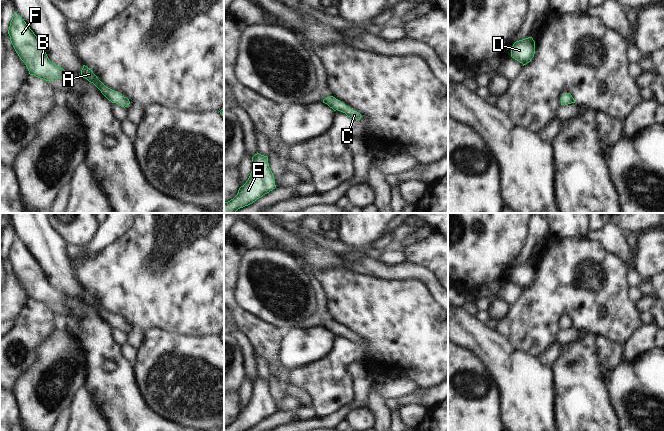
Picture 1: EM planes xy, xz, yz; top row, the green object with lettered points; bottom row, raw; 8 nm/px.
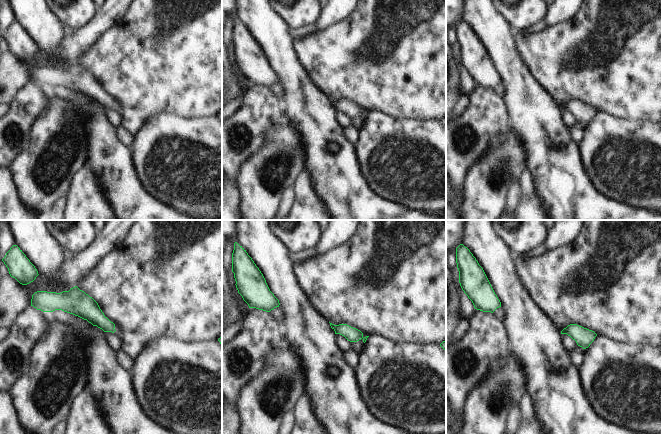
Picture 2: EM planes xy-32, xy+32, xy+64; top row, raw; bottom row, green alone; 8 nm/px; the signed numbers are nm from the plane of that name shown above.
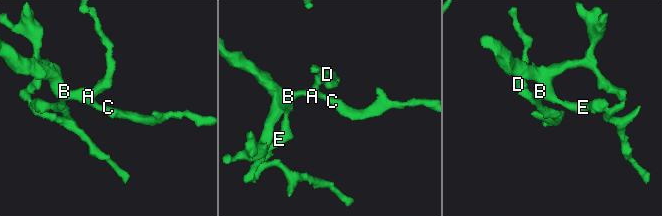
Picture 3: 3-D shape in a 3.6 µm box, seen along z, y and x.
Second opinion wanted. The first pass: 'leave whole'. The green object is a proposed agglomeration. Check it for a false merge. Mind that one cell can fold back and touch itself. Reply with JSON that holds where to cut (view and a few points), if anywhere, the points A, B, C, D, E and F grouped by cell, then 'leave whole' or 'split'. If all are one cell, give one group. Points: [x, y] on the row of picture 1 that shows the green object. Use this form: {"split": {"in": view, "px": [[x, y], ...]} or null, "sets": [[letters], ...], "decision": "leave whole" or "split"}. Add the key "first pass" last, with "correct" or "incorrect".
{"split": null, "sets": [["A", "B", "C", "D", "E", "F"]], "decision": "leave whole", "first pass": "correct"}

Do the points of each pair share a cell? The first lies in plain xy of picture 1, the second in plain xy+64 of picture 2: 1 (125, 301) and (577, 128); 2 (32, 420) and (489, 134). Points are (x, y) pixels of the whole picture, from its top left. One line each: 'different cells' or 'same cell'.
1: different cells
2: different cells

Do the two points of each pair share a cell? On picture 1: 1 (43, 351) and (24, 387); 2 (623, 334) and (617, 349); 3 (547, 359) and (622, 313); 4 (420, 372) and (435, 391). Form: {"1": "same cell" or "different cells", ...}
{"1": "same cell", "2": "different cells", "3": "different cells", "4": "different cells"}

